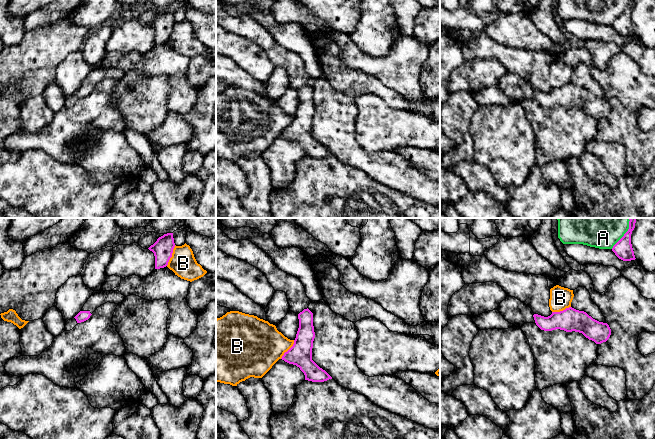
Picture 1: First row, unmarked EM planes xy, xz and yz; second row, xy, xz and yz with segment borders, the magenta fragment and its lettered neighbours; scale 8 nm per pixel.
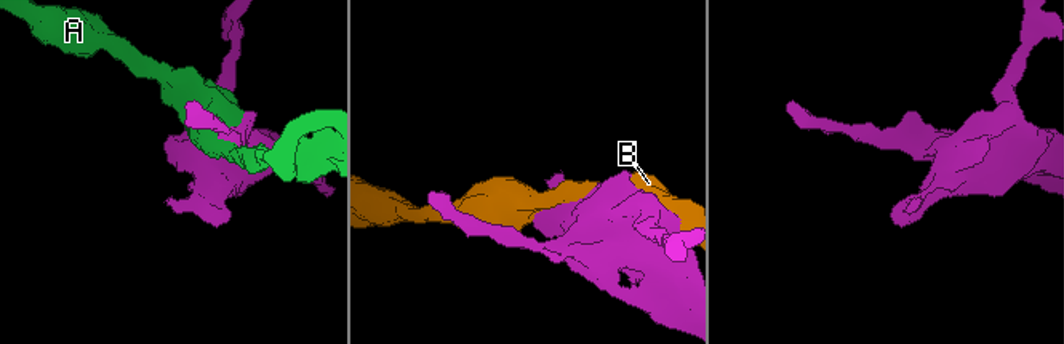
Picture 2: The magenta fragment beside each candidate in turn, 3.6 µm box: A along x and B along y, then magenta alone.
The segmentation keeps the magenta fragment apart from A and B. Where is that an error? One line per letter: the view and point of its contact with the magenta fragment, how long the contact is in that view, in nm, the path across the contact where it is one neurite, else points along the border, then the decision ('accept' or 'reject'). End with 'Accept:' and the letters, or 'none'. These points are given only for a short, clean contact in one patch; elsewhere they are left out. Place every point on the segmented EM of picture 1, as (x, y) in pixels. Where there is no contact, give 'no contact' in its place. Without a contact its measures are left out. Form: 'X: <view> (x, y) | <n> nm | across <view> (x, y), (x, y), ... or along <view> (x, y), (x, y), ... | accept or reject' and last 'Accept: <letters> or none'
A: yz (625, 233) | 280 nm | reject
B: xy (171, 255) | 180 nm | reject
Accept: none

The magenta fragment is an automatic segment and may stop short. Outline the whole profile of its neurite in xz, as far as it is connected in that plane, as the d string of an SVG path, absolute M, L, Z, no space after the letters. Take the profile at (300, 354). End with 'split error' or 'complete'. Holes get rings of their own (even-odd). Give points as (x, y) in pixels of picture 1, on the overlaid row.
M216 225L216 250L241 259L258 268L275 291L286 293L290 311L296 313L299 328L293 346L284 353L282 360L296 365L305 375L305 380L324 382L332 377L312 360L315 338L313 313L308 309L311 300L307 297L302 282L280 270L271 257L249 240L232 240Z | split error

